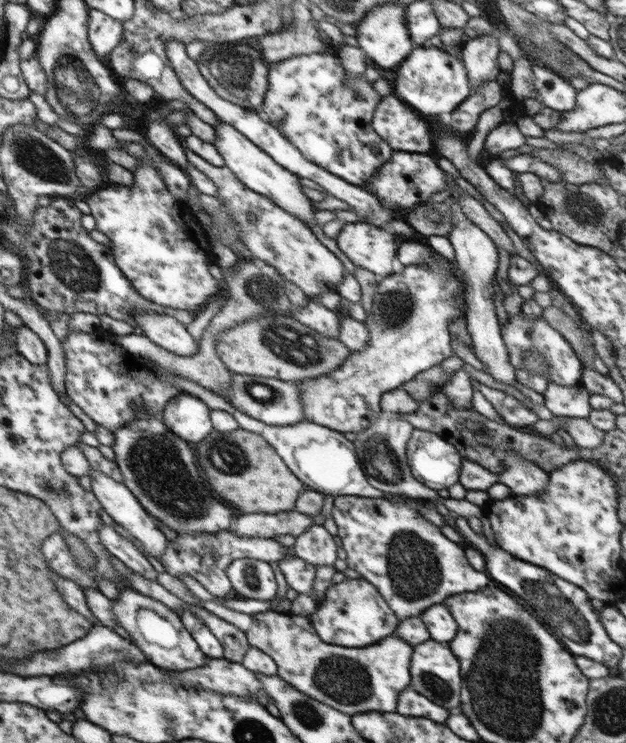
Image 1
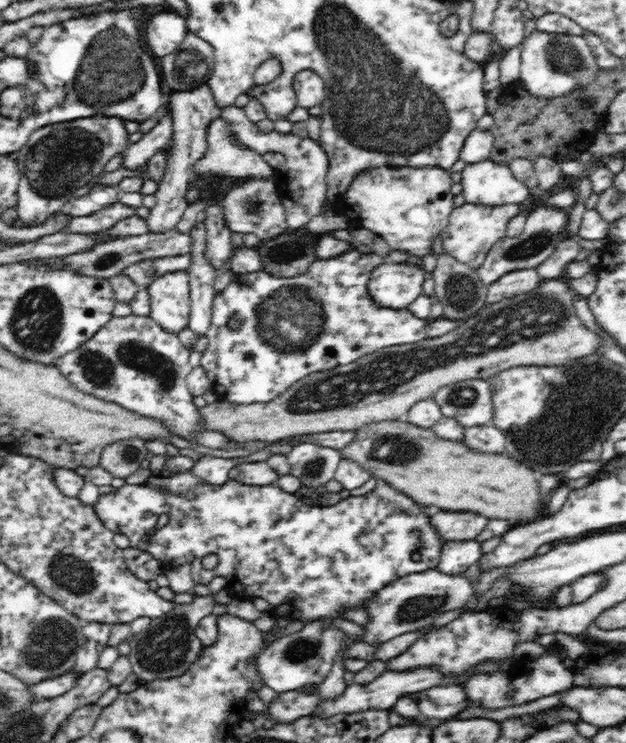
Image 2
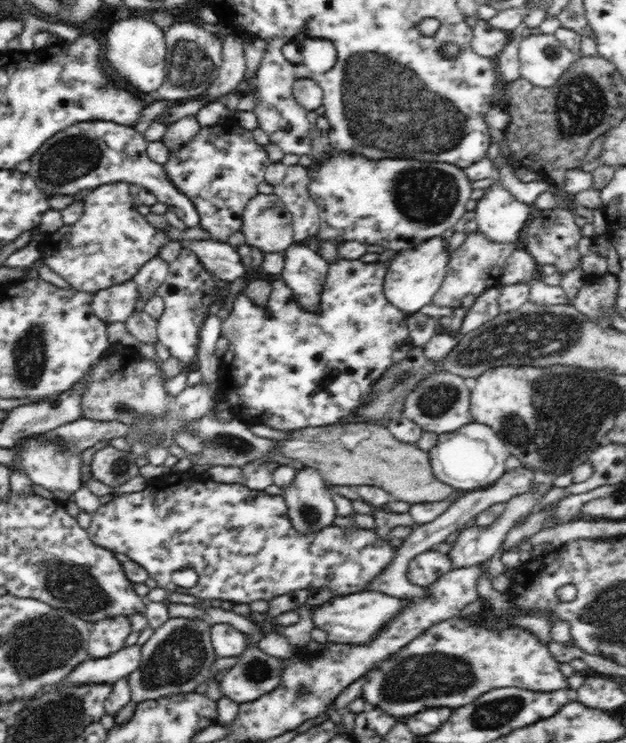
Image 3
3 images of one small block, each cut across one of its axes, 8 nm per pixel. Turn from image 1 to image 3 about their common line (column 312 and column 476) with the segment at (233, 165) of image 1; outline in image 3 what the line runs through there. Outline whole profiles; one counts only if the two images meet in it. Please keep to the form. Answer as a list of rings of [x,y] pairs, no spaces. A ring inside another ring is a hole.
[[[496,180],[477,202],[474,211],[479,232],[483,232],[492,242],[516,242],[516,247],[523,246],[521,233],[531,218],[532,206],[516,200]]]

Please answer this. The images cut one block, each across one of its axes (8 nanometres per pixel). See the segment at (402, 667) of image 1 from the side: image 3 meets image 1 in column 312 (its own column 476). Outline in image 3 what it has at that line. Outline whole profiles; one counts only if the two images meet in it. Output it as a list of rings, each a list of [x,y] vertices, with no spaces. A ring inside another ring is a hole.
[[[454,616],[430,626],[380,667],[368,673],[361,698],[381,708],[386,714],[402,720],[404,716],[412,716],[426,708],[460,708],[486,694],[488,690],[508,686],[534,692],[556,692],[570,688],[548,646],[540,643],[529,630],[518,626],[493,630],[487,624],[475,626],[475,622],[467,620],[467,617]]]

